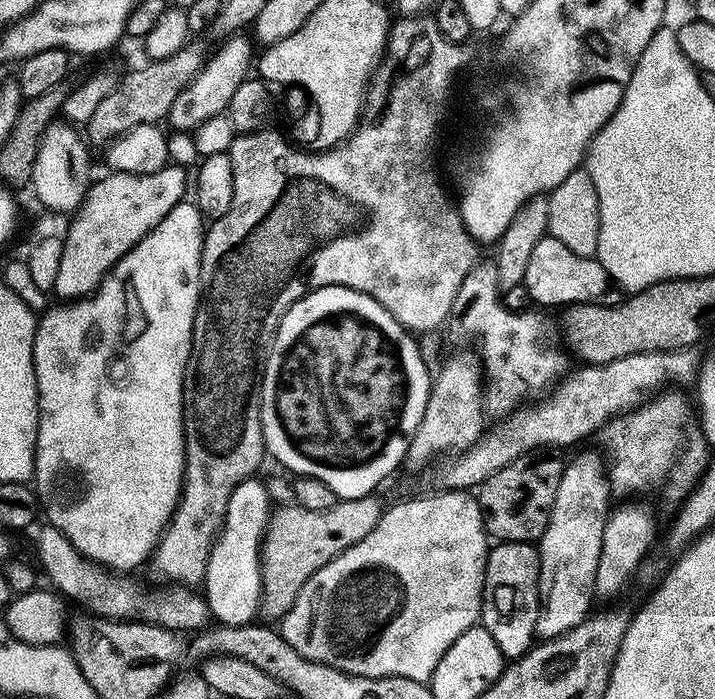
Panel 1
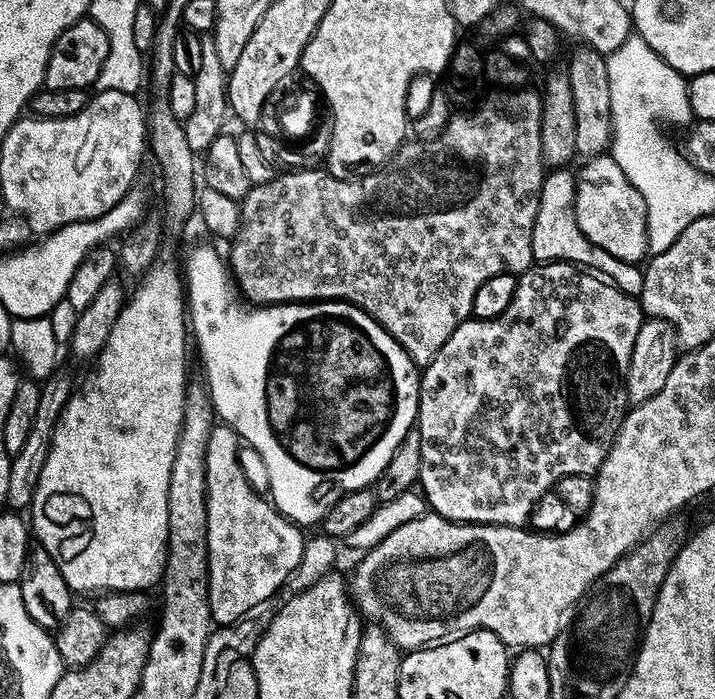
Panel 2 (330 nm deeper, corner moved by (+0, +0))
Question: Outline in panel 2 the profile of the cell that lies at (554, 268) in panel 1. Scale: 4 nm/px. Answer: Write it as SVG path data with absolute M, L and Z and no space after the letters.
M560 166L545 175L538 202L538 214L534 218L534 230L532 231L533 261L577 265L581 269L591 270L607 278L627 296L639 297L640 291L644 289L643 271L637 265L627 264L614 258L614 254L606 254L602 246L594 246L594 242L590 242L590 238L582 234L576 217L576 176L568 171L567 167Z

